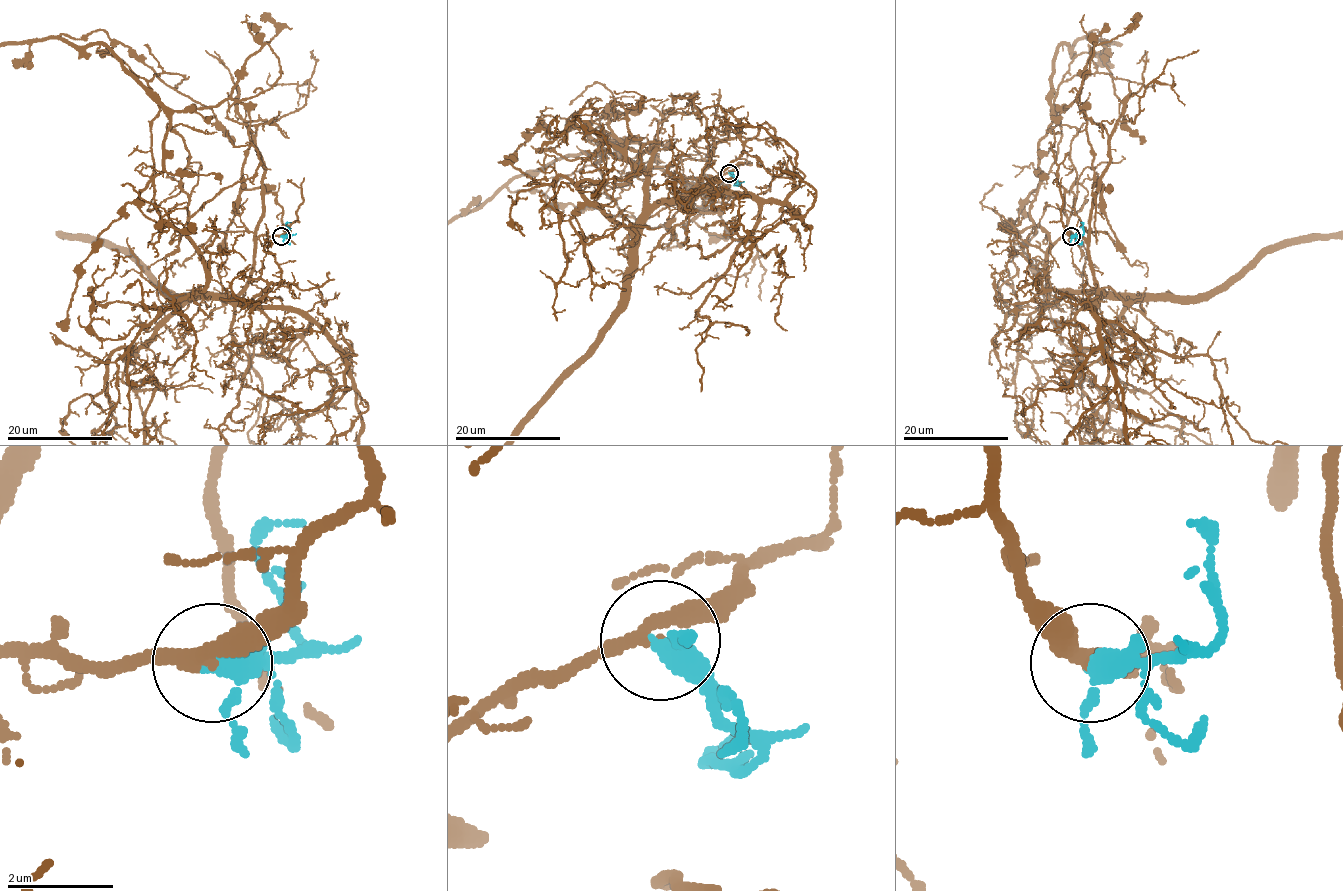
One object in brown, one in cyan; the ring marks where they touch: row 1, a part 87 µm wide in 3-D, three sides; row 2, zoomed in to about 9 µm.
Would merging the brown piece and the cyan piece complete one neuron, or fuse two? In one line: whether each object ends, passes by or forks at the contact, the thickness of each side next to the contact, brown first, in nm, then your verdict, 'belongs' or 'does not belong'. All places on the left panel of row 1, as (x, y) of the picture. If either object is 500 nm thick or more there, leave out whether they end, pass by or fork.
brown passes by; cyan passes by; 260 nm thick on the brown side, 340 nm on the other; belongs

